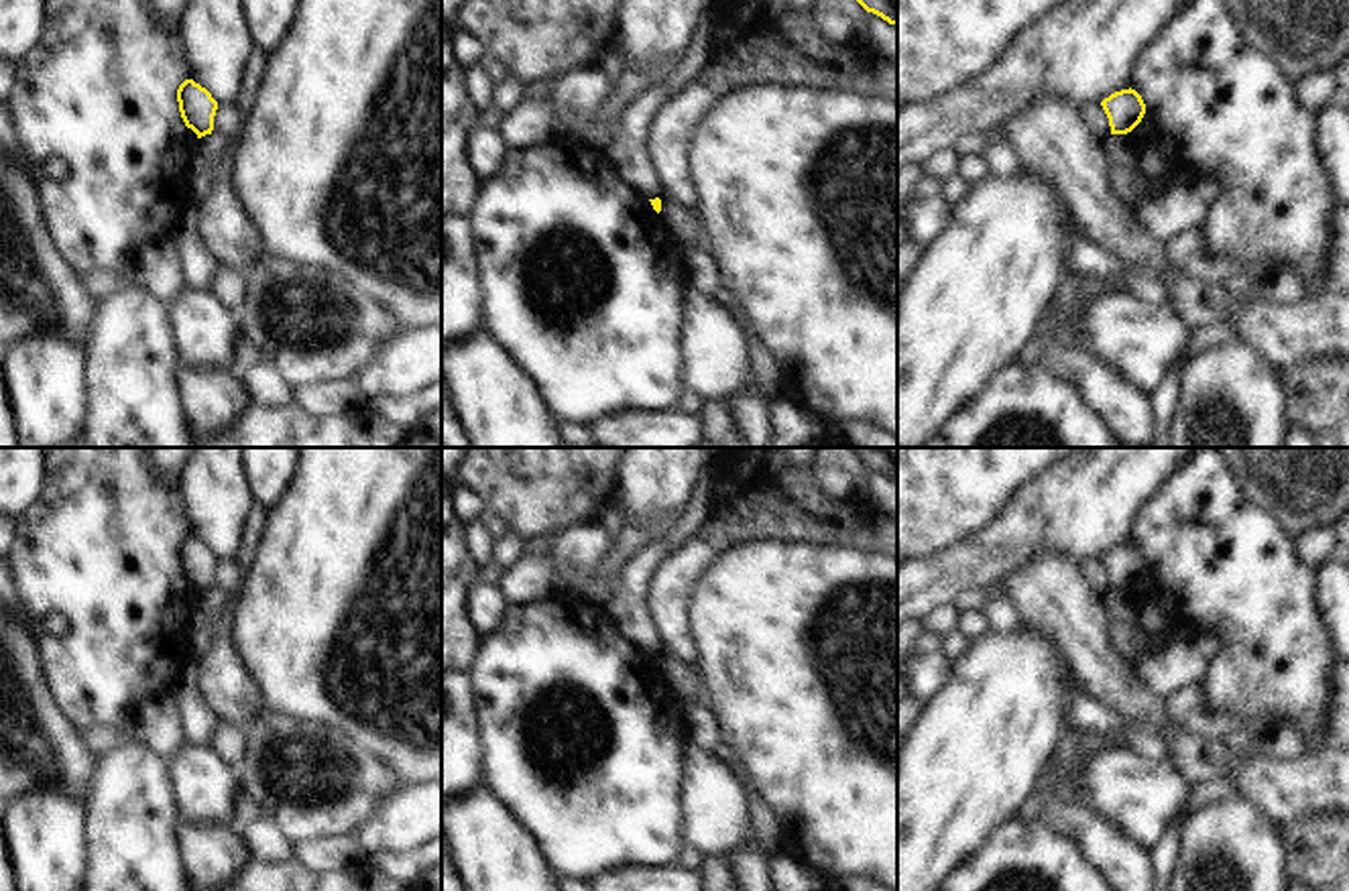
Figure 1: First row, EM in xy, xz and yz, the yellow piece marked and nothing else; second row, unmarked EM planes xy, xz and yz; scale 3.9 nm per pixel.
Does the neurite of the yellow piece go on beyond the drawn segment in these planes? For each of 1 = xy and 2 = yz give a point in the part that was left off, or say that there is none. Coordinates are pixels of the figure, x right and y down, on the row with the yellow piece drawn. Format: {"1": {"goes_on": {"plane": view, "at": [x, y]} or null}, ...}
{"1": {"goes_on": null}, "2": {"goes_on": null}}

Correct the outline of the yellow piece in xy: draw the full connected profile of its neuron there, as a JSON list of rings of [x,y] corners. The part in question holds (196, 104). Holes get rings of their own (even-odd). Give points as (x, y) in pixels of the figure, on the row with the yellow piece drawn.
[[[185,79],[177,90],[177,102],[185,126],[191,128],[197,138],[212,134],[218,102],[206,87],[193,79]]]

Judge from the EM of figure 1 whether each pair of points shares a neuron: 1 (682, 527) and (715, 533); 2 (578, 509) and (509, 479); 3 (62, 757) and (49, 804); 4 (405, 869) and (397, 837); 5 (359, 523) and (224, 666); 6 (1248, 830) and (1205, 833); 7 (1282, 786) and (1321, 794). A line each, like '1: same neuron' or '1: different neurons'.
1: different neurons
2: same neuron
3: different neurons
4: different neurons
5: different neurons
6: same neuron
7: same neuron

